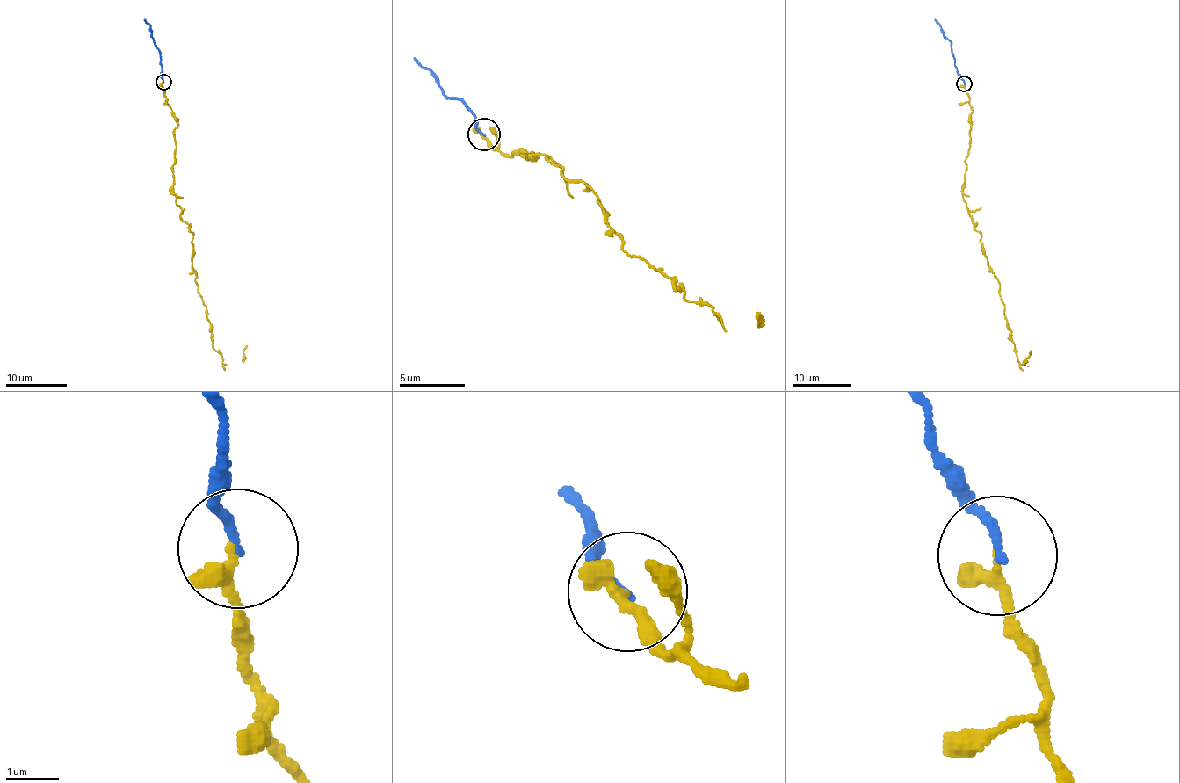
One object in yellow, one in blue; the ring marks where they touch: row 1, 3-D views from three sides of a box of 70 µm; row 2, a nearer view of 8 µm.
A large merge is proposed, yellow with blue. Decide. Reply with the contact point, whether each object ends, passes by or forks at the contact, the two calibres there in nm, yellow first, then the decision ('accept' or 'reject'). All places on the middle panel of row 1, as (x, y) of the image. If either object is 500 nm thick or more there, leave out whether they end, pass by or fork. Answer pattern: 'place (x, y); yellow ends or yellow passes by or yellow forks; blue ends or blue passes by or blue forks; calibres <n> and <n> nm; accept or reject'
place (484, 134); yellow ends; blue ends; calibres 280 and 150 nm; reject

